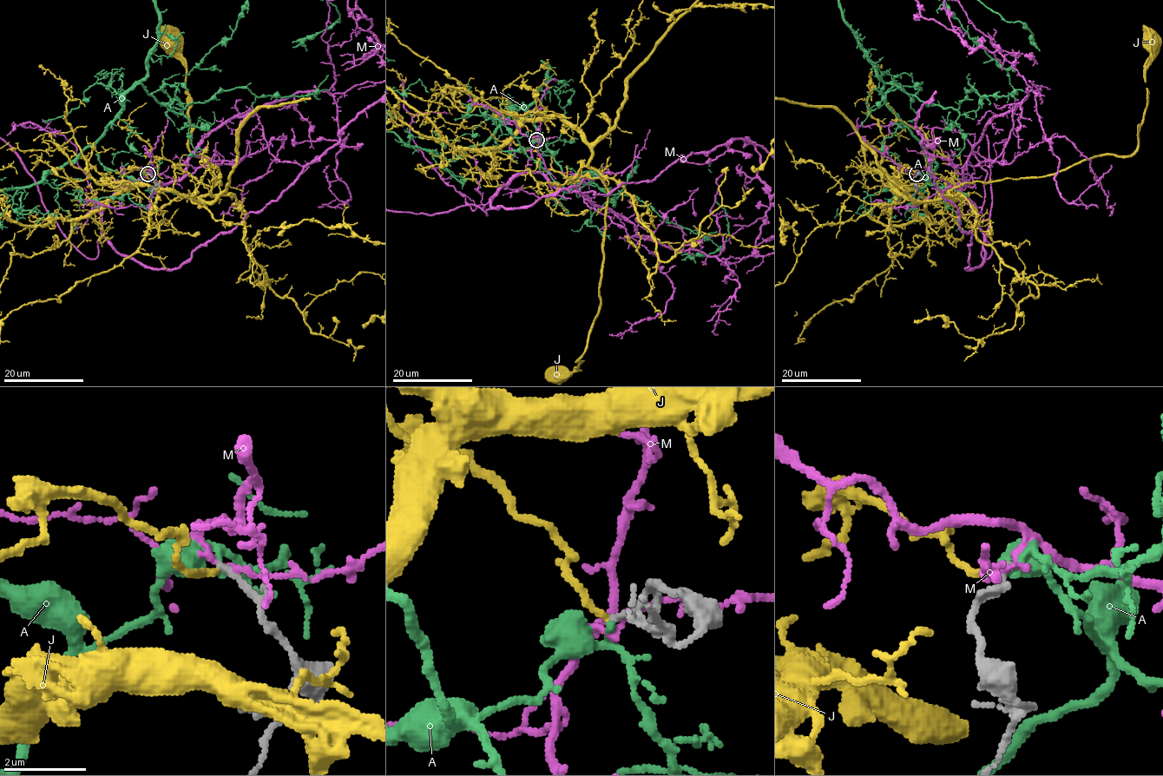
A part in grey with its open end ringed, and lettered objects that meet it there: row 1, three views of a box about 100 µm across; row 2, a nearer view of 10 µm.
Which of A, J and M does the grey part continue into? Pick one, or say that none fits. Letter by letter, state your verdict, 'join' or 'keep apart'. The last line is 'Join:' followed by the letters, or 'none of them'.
A: keep apart
J: keep apart
M: keep apart
Join: none of them

